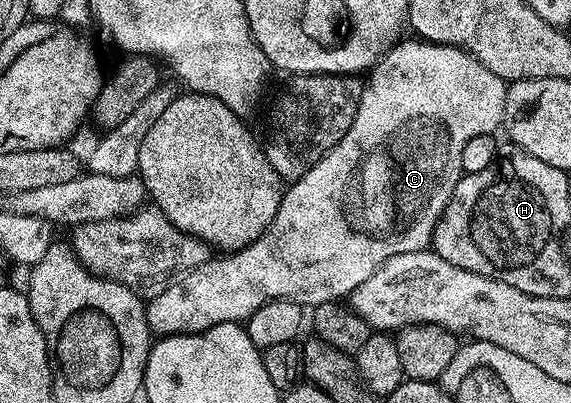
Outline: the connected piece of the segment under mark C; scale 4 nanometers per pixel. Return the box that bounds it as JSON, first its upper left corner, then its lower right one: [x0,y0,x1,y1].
[146,41,508,336]

